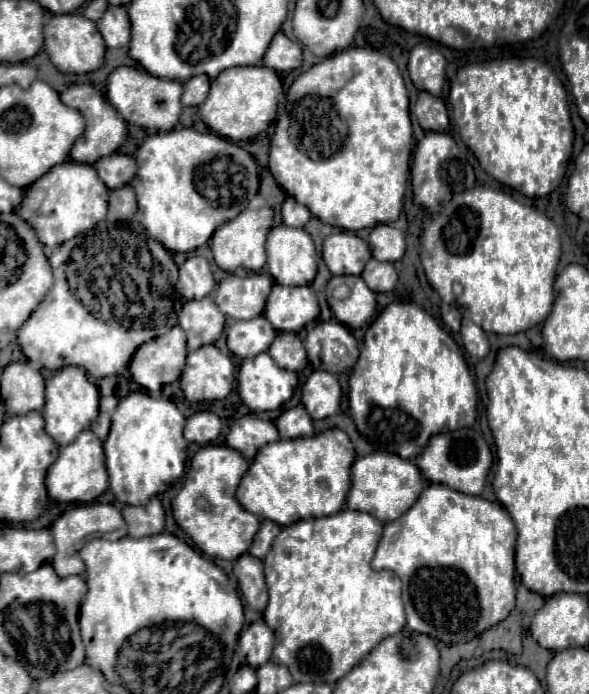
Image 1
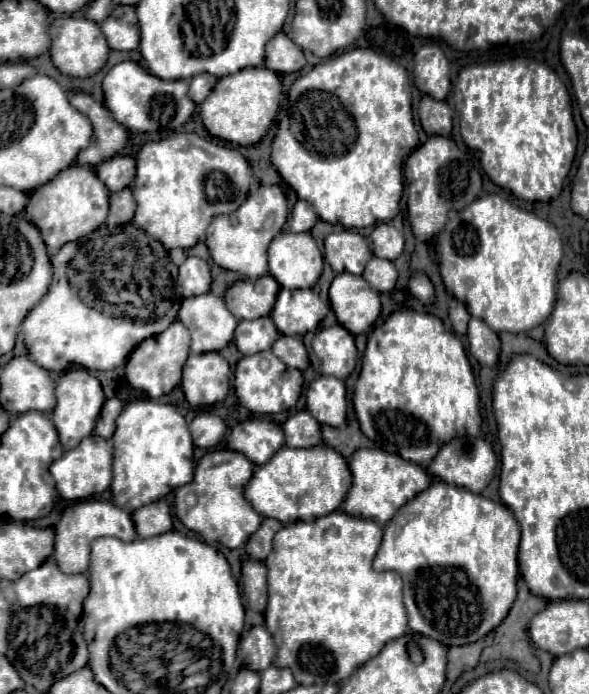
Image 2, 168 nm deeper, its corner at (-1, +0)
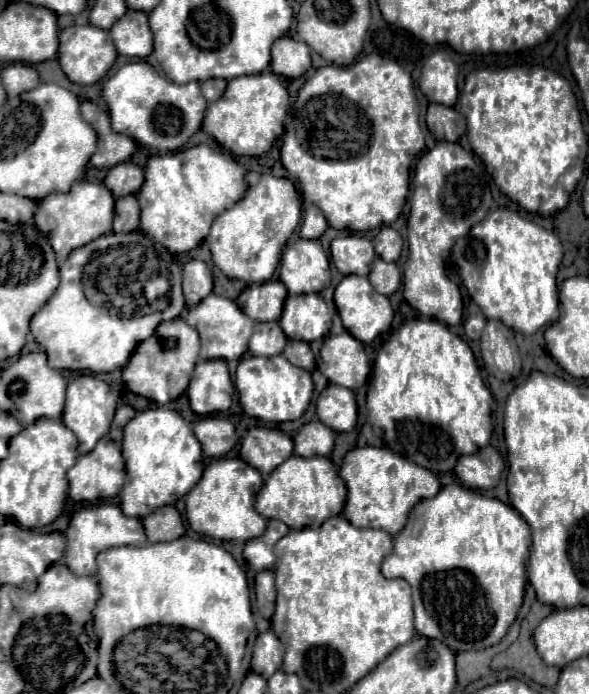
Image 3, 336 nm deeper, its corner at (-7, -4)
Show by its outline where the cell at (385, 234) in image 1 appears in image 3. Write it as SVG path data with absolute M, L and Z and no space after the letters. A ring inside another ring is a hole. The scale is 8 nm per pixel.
M385 226L381 228L381 232L373 238L373 246L375 252L385 260L385 262L397 262L403 250L403 238L397 230Z

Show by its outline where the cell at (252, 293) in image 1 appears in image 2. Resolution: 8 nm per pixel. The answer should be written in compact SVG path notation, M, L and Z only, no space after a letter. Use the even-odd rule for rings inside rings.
M265 274L259 280L235 282L225 294L225 304L235 314L235 318L253 320L271 314L277 292L277 280L271 274Z

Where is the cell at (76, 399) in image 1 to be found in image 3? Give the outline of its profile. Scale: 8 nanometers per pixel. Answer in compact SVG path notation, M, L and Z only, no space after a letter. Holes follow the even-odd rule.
M83 374L73 378L67 384L67 402L65 402L65 410L63 410L63 424L77 436L79 454L91 452L95 448L97 440L109 432L115 408L117 408L117 402L115 402L113 394L109 392L109 386L96 375Z

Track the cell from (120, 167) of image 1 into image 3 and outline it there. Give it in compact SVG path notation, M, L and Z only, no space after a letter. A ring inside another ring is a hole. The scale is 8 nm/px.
M121 162L113 166L105 176L105 186L115 198L135 194L143 184L143 170L133 162Z

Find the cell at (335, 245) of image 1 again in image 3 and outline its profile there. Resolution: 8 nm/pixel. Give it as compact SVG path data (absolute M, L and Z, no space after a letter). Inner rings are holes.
M350 234L339 236L331 242L330 255L341 274L367 276L371 270L371 262L375 258L375 250L371 240L358 234Z

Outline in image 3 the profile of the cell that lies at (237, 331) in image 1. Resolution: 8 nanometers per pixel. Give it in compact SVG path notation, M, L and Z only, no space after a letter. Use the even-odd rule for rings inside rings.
M277 322L255 324L255 332L249 340L249 352L253 356L277 356L283 352L287 336L281 332Z

